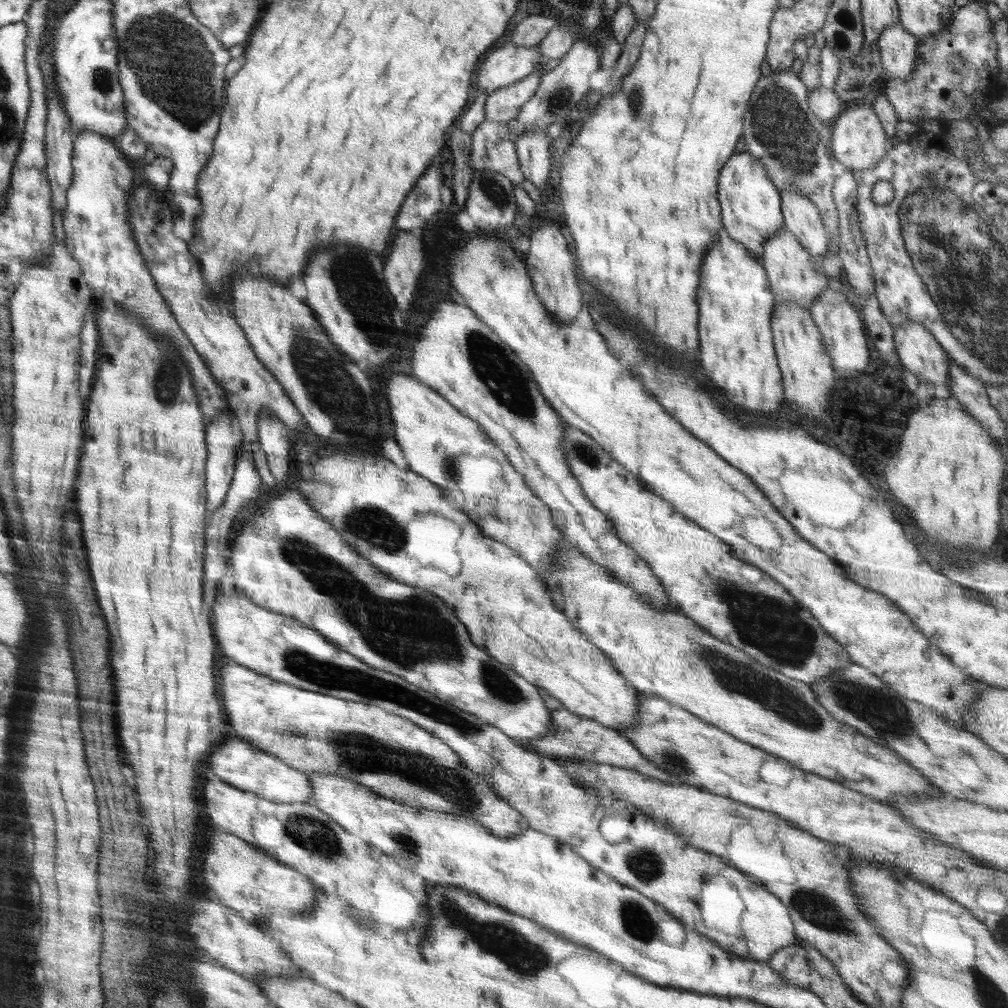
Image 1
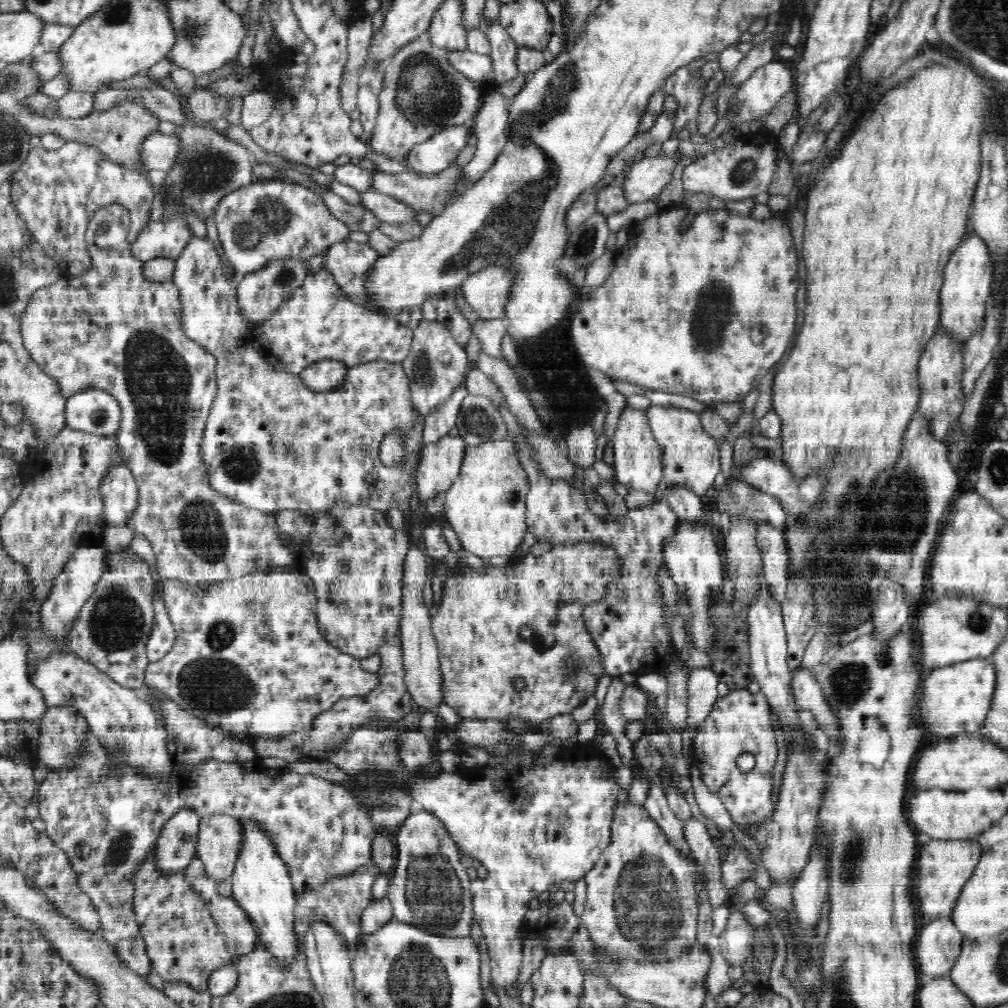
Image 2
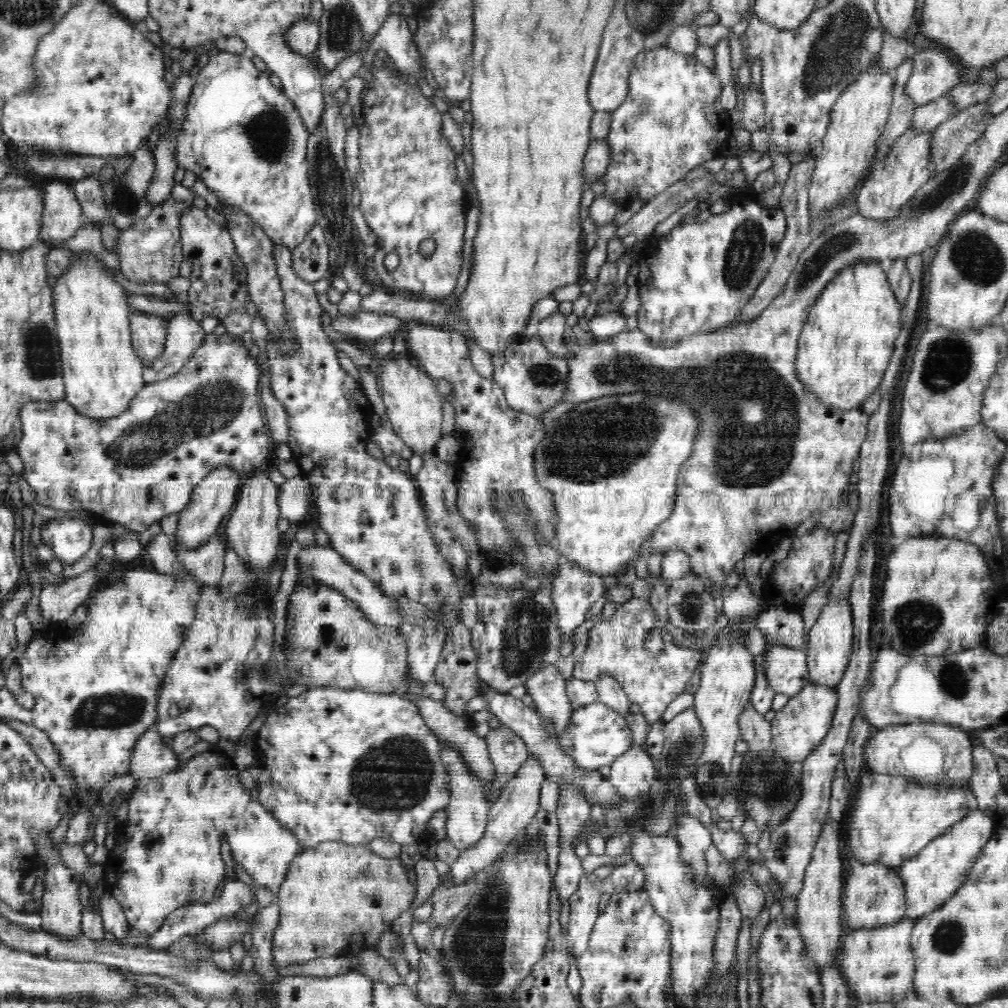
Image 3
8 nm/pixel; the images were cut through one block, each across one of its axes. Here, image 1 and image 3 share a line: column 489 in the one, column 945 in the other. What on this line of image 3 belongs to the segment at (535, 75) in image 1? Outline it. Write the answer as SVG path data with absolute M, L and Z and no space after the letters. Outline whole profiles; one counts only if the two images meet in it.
M947 94L919 106L912 115L911 128L917 132L934 132L945 120L952 118L956 114L953 110L953 102Z

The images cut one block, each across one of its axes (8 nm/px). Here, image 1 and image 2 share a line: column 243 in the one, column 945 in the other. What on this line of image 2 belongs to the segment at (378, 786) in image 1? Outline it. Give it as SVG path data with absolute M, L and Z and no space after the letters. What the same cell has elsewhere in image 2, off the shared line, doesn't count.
M975 658L961 663L935 668L920 684L920 716L918 722L938 740L952 734L979 732L984 724L996 688L996 667L989 658Z

